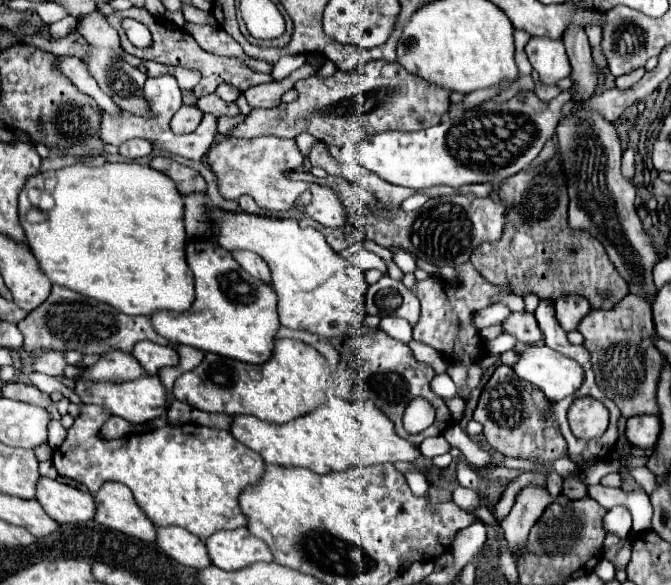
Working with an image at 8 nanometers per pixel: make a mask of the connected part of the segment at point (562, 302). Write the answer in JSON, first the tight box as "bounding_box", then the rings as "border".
{"bounding_box":[556,296,592,332],"border":[[[560,296],[556,300],[556,318],[560,322],[560,326],[570,332],[576,330],[580,320],[592,310],[592,306],[588,304],[588,300],[584,300],[582,296]]]}

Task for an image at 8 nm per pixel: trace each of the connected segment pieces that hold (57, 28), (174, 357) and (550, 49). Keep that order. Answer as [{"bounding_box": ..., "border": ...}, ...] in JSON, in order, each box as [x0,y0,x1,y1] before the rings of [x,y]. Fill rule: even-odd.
[{"bounding_box":[50,16,76,40],"border":[[[66,16],[66,18],[62,18],[62,20],[58,20],[58,22],[54,22],[50,26],[50,34],[52,34],[54,40],[58,40],[58,38],[64,38],[70,32],[74,32],[74,28],[76,28],[76,18],[74,16]]]},{"bounding_box":[132,340,178,376],"border":[[[142,340],[134,346],[132,356],[140,362],[144,372],[148,376],[156,376],[160,368],[166,366],[178,366],[178,352],[172,346],[160,346],[148,340]]]},{"bounding_box":[526,38,570,84],"border":[[[530,38],[526,44],[526,54],[542,84],[556,84],[570,74],[570,62],[562,40]]]}]

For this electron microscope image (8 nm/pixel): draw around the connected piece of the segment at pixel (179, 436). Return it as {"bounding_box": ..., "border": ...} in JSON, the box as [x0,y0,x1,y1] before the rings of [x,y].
{"bounding_box":[52,404,264,540],"border":[[[82,404],[80,410],[82,414],[74,420],[66,440],[52,454],[60,476],[86,484],[90,494],[98,492],[104,482],[126,484],[154,526],[180,526],[202,540],[218,530],[232,530],[248,524],[240,510],[238,496],[244,488],[260,482],[264,460],[260,454],[240,444],[228,430],[200,424],[162,426],[146,434],[134,434],[130,448],[130,438],[100,438],[98,432],[108,420],[102,408]]]}

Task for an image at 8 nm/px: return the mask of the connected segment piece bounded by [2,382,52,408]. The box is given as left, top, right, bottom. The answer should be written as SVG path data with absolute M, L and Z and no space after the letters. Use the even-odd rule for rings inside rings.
M6 384L2 388L2 396L4 398L12 398L12 400L18 400L18 402L26 402L26 404L36 404L36 406L50 406L52 398L44 392L40 392L38 388L34 388L32 384Z

